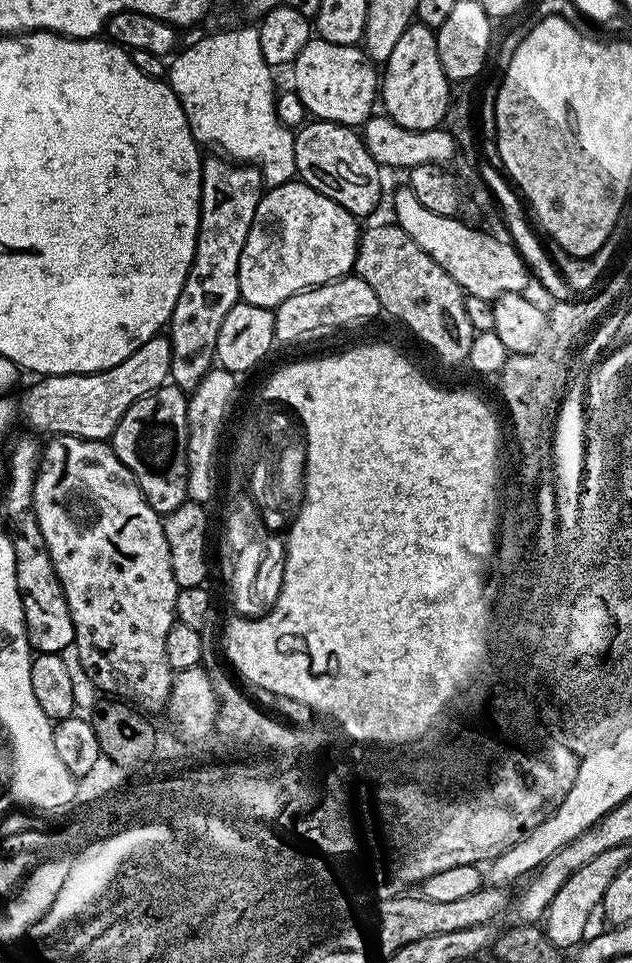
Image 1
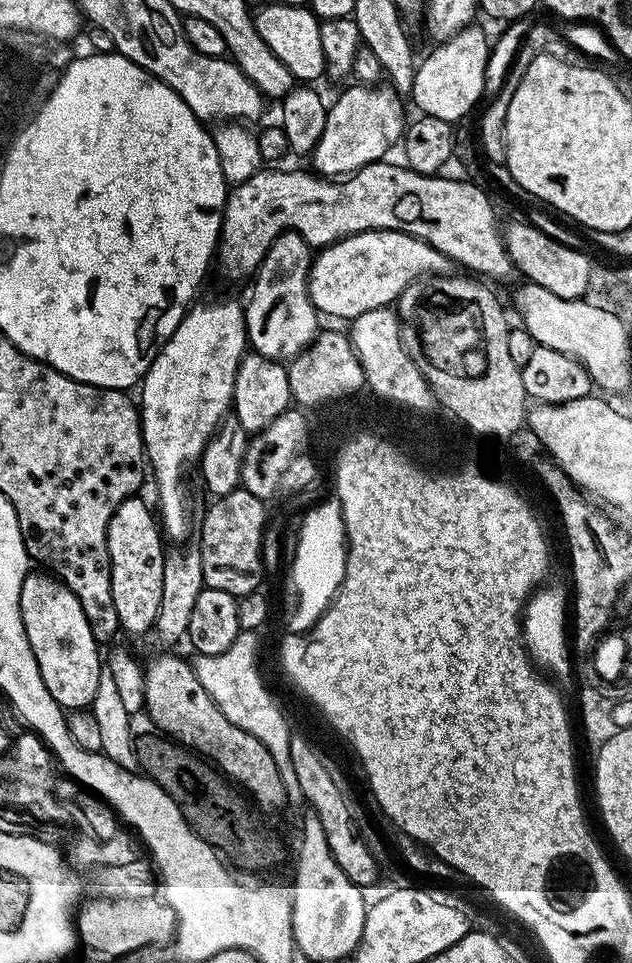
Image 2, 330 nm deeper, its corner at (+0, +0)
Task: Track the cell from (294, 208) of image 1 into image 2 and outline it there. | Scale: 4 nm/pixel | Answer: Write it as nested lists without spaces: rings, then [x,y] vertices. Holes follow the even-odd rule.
[[[359,232],[353,236],[342,238],[333,244],[327,244],[313,255],[312,268],[308,272],[308,293],[317,313],[337,316],[340,320],[351,322],[357,316],[370,310],[378,310],[395,305],[400,296],[419,276],[434,276],[449,271],[450,261],[434,246],[422,242],[405,232]]]

